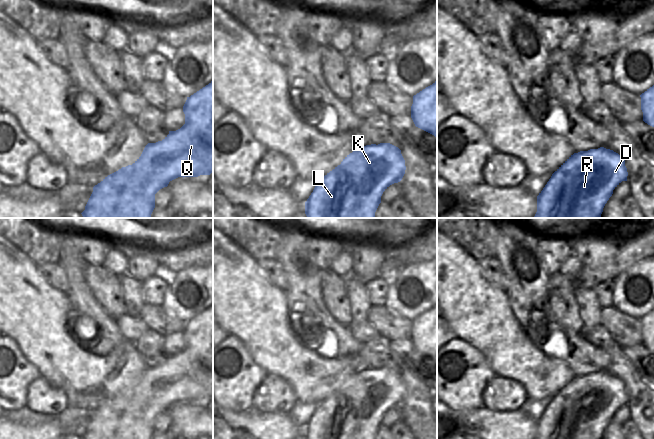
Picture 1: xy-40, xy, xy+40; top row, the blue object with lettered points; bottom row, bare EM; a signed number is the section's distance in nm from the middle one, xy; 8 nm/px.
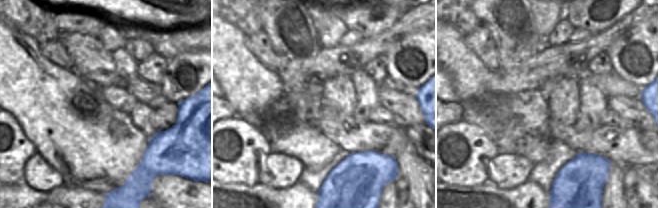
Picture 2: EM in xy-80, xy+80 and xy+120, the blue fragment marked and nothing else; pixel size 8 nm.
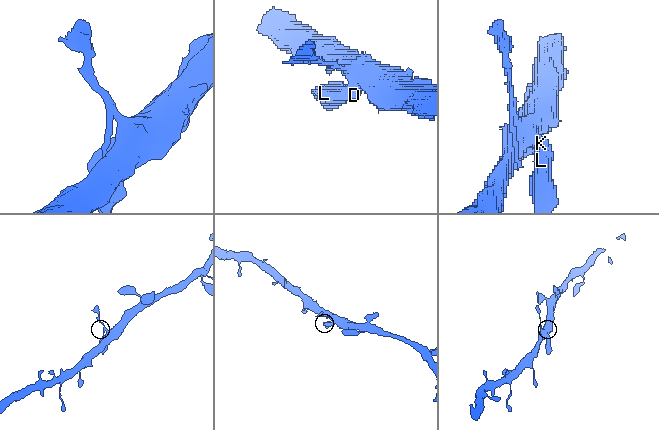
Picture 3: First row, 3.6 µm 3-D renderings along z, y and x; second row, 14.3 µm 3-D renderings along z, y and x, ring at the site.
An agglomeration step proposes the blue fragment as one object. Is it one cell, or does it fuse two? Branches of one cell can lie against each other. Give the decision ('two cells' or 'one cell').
one cell

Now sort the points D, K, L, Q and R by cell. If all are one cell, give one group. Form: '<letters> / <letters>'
D K L Q R

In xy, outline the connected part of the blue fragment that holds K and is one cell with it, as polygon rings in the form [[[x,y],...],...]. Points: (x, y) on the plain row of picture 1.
[[[390,368],[366,369],[347,379],[340,389],[320,402],[305,426],[306,439],[375,439],[383,416],[402,404],[405,384],[401,374]]]

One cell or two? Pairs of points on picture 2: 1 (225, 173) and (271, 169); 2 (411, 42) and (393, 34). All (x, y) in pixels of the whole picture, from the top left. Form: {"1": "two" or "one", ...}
{"1": "two", "2": "two"}

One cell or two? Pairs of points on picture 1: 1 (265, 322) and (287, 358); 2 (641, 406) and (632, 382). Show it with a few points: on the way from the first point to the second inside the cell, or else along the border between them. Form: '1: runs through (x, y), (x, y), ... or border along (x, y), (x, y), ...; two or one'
1: runs through (266, 331), (281, 349); one
2: runs through (641, 400), (641, 395), (636, 388); one

